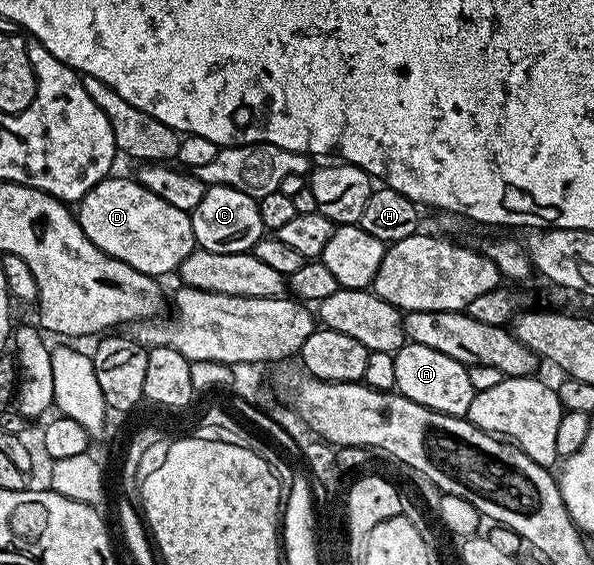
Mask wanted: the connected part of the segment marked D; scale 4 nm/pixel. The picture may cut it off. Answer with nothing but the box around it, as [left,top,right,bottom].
[75,177,198,276]

